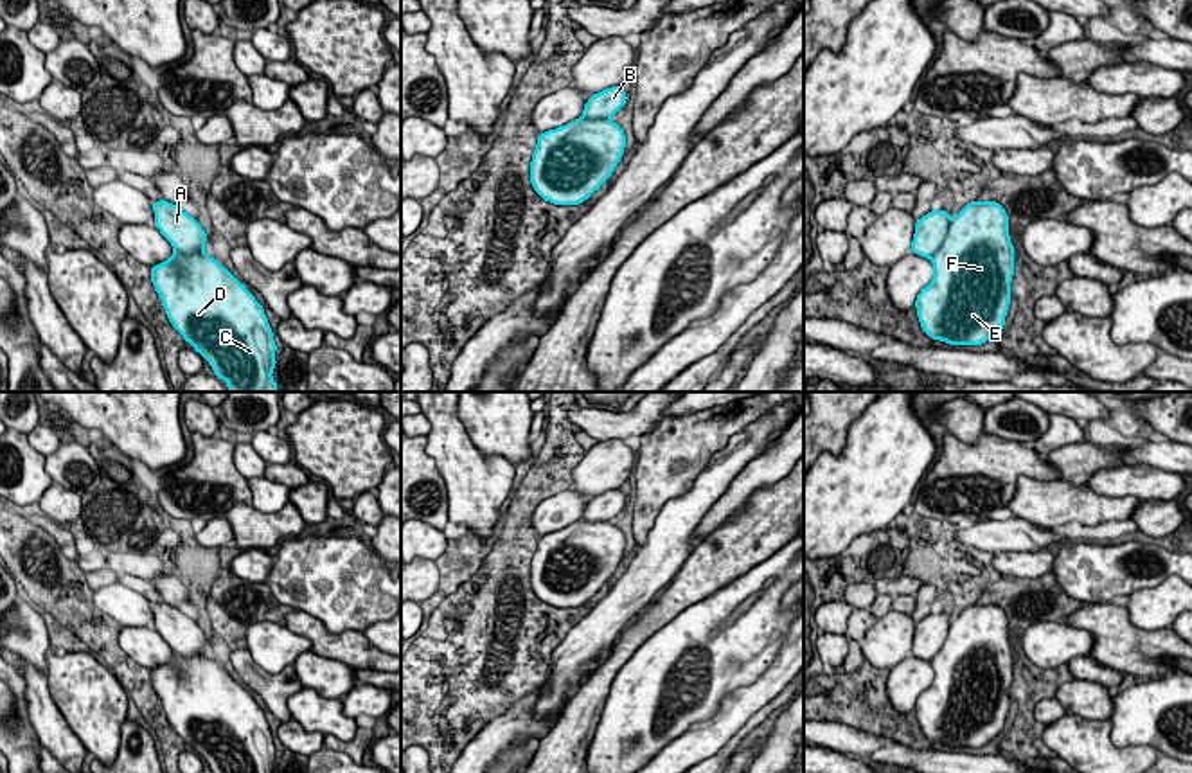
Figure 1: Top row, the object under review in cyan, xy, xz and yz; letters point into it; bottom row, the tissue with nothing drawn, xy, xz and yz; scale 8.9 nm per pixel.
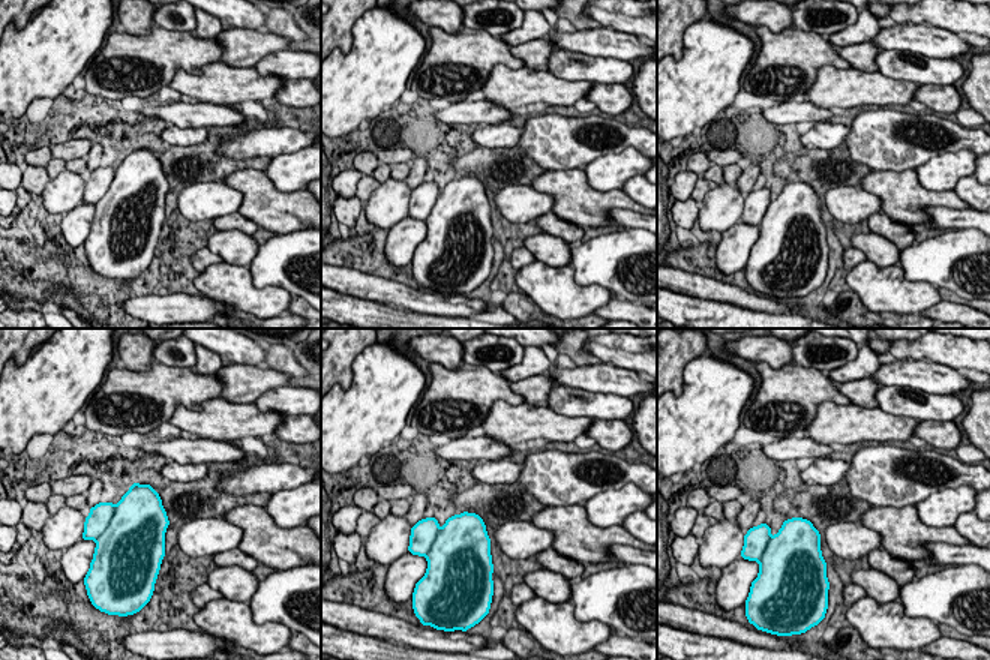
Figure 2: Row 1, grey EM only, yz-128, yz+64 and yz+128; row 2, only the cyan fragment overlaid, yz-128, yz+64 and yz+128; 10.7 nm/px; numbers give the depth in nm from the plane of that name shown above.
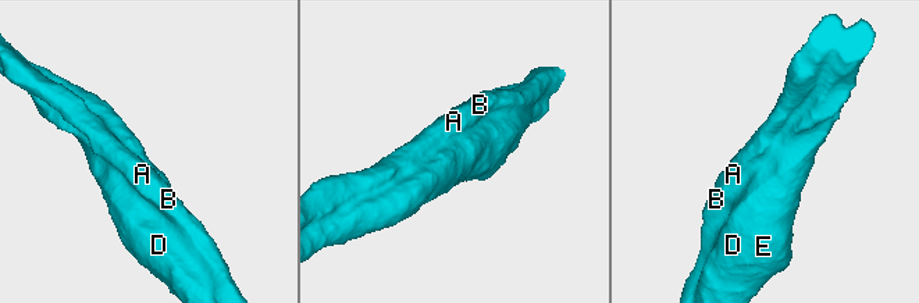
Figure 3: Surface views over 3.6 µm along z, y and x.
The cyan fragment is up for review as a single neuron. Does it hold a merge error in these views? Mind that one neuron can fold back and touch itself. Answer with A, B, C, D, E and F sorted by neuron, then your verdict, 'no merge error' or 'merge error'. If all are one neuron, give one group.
A B C D E F | no merge error

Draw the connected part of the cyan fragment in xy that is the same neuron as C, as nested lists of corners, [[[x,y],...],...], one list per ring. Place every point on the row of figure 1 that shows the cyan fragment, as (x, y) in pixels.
[[[165,200],[155,201],[153,212],[155,227],[174,250],[169,261],[149,268],[173,327],[209,361],[230,392],[279,392],[271,378],[277,345],[262,306],[225,266],[205,253],[207,234],[192,216]]]

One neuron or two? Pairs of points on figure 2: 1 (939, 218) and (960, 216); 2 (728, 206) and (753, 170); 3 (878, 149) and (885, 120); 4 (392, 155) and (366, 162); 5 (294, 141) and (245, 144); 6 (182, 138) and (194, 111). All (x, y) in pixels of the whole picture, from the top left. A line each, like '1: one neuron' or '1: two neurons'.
1: one neuron
2: two neurons
3: one neuron
4: one neuron
5: one neuron
6: two neurons

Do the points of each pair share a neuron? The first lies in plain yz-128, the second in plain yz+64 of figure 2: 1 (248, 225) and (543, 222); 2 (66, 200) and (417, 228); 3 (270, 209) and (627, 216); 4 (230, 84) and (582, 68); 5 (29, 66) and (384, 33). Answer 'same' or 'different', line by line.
1: same
2: same
3: different
4: different
5: same

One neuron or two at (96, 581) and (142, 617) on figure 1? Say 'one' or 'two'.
two

